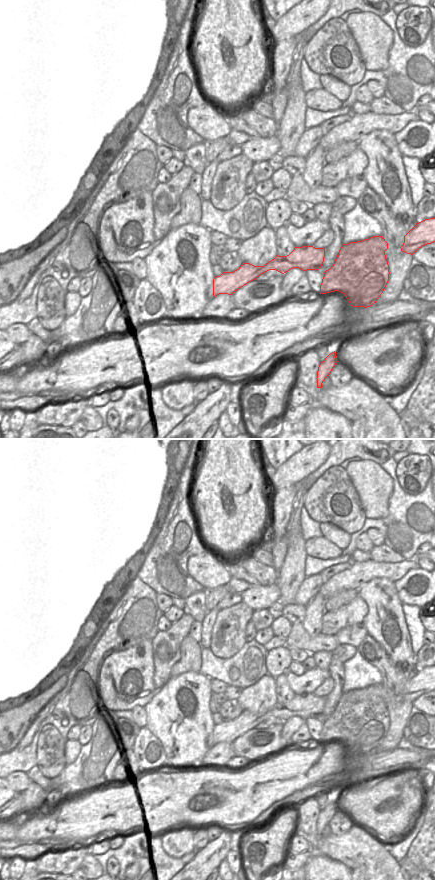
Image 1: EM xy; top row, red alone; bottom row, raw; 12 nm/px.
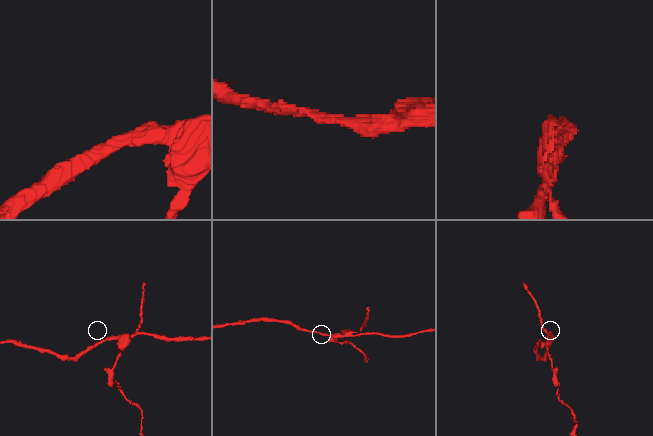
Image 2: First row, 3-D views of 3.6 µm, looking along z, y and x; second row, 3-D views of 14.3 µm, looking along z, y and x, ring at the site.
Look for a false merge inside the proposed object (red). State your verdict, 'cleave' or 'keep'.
cleave

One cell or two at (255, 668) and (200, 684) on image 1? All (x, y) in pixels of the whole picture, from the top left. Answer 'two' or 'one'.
two

